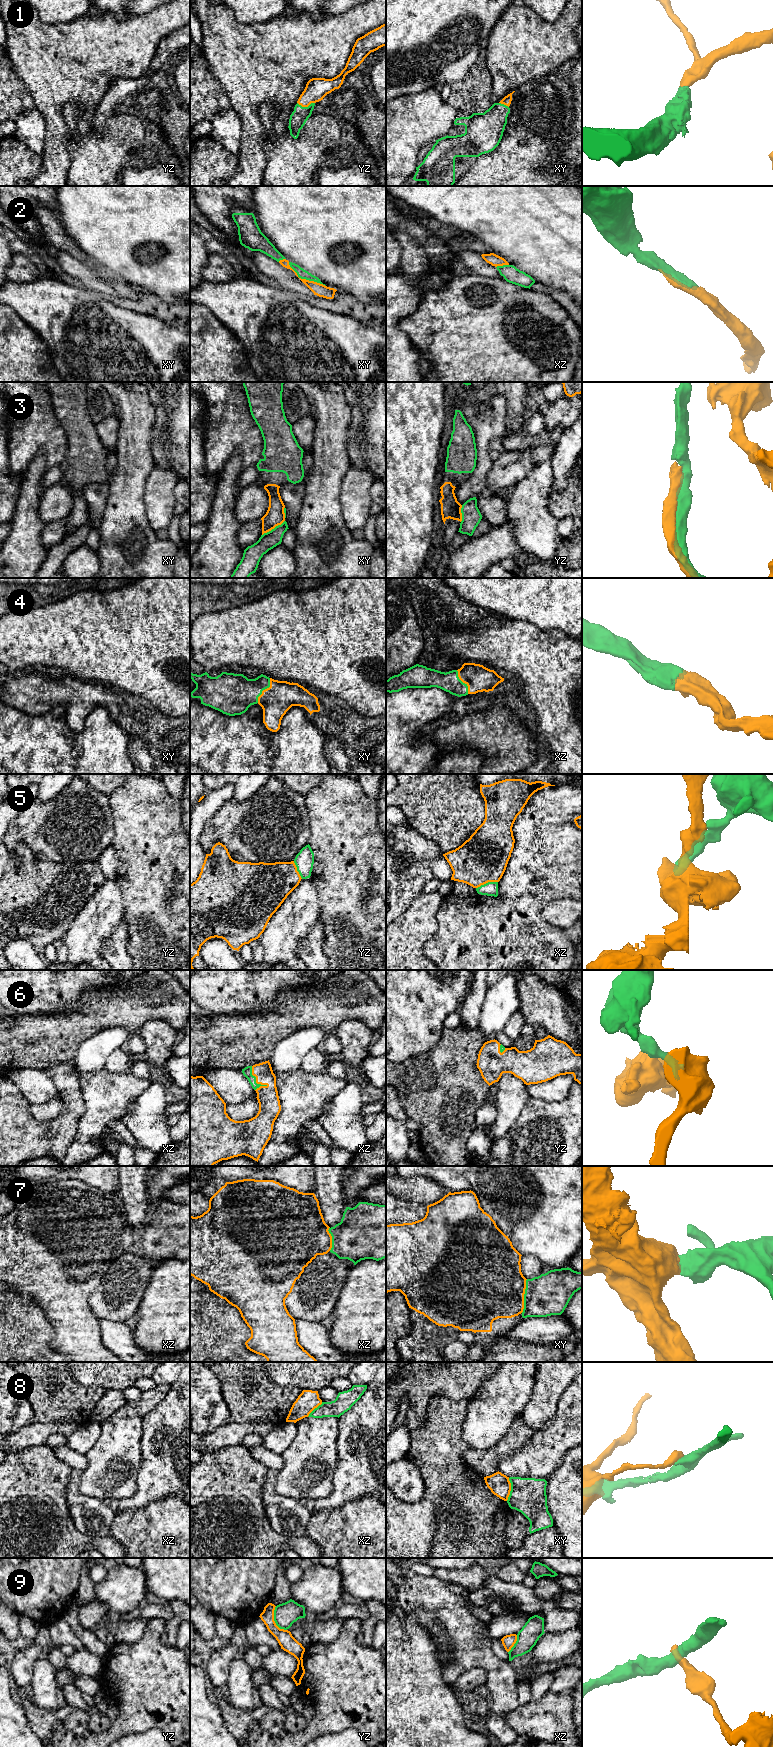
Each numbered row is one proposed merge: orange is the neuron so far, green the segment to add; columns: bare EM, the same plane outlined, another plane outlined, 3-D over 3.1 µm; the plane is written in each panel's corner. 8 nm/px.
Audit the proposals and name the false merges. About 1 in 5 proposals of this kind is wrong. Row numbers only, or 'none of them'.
5, 8, 9

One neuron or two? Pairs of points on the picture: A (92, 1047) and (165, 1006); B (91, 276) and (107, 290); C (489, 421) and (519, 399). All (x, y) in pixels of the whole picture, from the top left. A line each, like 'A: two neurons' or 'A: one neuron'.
A: two neurons
B: one neuron
C: two neurons

